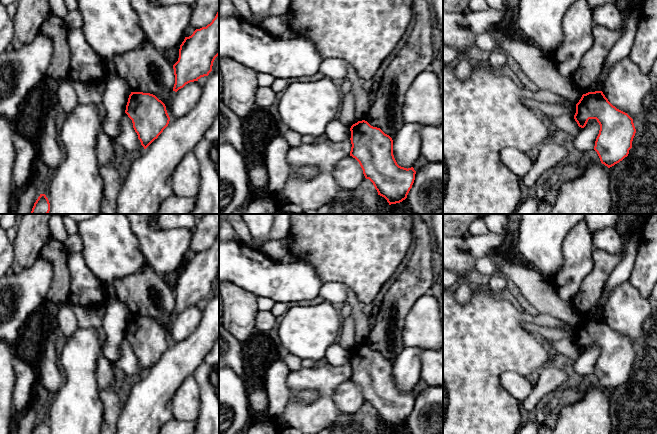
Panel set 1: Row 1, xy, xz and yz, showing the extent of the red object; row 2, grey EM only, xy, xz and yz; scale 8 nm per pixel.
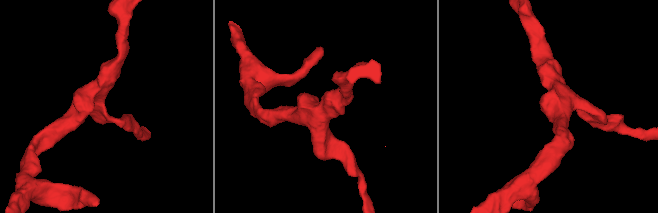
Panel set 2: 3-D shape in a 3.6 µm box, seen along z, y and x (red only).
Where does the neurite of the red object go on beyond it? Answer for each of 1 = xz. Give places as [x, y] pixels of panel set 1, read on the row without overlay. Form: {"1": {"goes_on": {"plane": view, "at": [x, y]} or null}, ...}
{"1": {"goes_on": null}}

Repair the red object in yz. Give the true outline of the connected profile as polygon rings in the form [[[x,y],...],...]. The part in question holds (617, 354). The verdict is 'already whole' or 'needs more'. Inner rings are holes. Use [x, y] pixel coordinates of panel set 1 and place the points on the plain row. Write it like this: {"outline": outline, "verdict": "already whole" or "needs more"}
{"outline": [[[602,315],[583,318],[576,328],[574,343],[581,352],[589,343],[599,347],[594,374],[602,388],[610,392],[628,380],[636,357],[633,343],[613,330]]], "verdict": "already whole"}

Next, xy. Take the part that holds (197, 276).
{"outline": [[[219,235],[206,251],[196,253],[180,269],[178,285],[173,289],[177,316],[186,308],[208,300],[219,279]]], "verdict": "already whole"}

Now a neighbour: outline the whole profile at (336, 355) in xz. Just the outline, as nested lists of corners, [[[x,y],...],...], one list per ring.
[[[337,342],[330,346],[325,354],[328,363],[335,367],[341,367],[351,362],[351,350],[345,349]]]

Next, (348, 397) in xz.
[[[350,379],[337,388],[333,399],[341,414],[354,414],[366,403],[359,386]]]

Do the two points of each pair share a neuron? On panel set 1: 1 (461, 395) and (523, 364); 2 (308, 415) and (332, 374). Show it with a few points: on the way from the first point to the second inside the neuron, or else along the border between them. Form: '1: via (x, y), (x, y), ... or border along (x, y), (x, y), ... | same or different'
1: via (476, 380), (492, 364), (508, 364) | same
2: via (318, 405), (321, 402), (322, 384) | same

